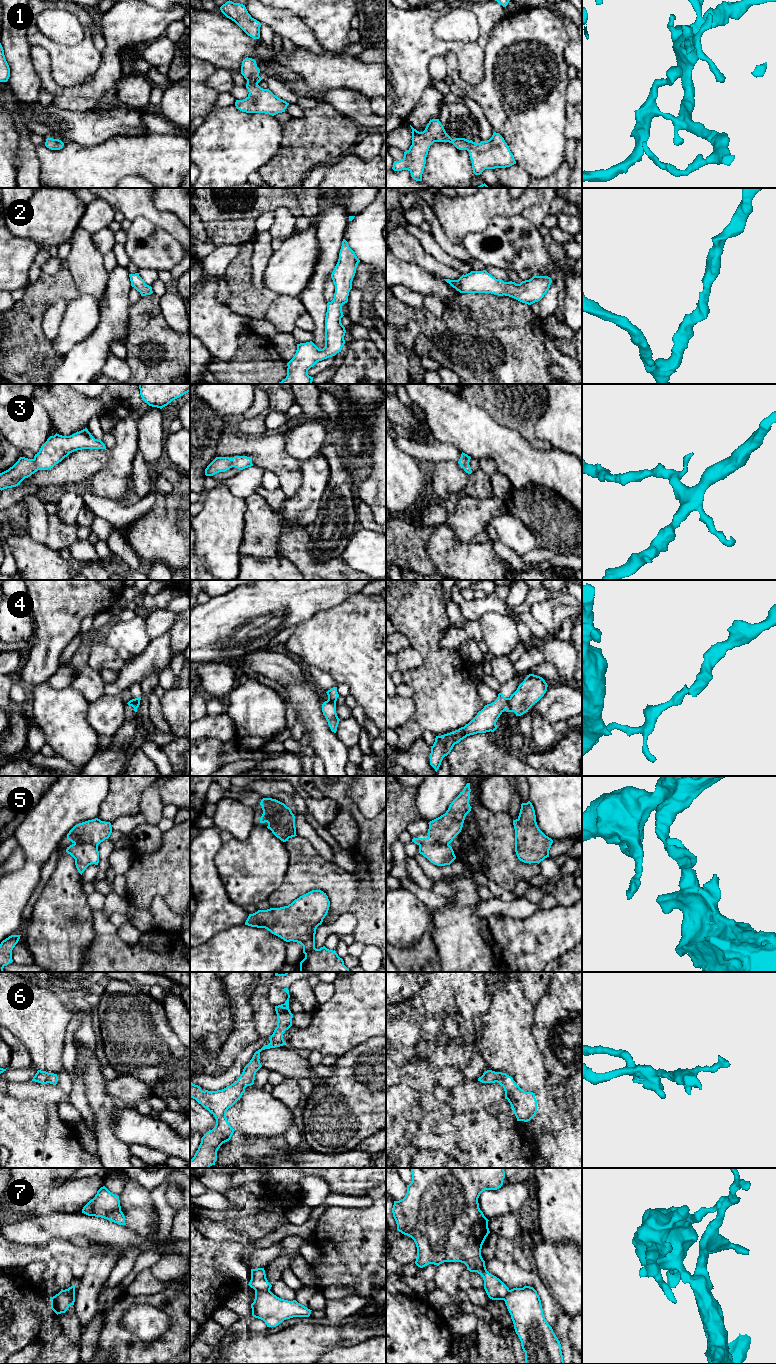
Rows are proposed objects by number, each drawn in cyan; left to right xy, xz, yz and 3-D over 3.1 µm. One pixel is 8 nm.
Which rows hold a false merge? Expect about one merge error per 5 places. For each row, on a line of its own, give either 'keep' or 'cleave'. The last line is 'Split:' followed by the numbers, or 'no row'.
1: keep
2: keep
3: keep
4: cleave
5: cleave
6: keep
7: cleave
Split: 4, 5, 7

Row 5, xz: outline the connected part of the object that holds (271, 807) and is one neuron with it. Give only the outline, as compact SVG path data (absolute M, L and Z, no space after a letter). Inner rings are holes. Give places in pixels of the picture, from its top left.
M263 798L260 802L260 805L262 806L261 808L263 810L263 814L260 818L260 823L269 823L277 820L279 817L279 811L281 809L285 809L289 813L289 830L287 837L281 841L286 842L289 838L297 836L295 816L289 807L287 807L284 803L272 798Z

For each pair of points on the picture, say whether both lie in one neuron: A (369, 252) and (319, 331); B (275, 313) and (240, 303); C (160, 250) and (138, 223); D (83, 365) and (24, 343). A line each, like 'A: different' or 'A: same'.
A: different
B: different
C: same
D: different

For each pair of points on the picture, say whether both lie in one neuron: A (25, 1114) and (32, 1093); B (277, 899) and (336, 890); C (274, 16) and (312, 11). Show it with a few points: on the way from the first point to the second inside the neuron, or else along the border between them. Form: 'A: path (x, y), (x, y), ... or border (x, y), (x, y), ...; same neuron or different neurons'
A: border (10, 1095), (34, 1102), (52, 1103); different neurons
B: path (292, 887), (296, 883), (321, 883); same neuron
C: border (288, 10), (292, 11), (311, 29); different neurons

